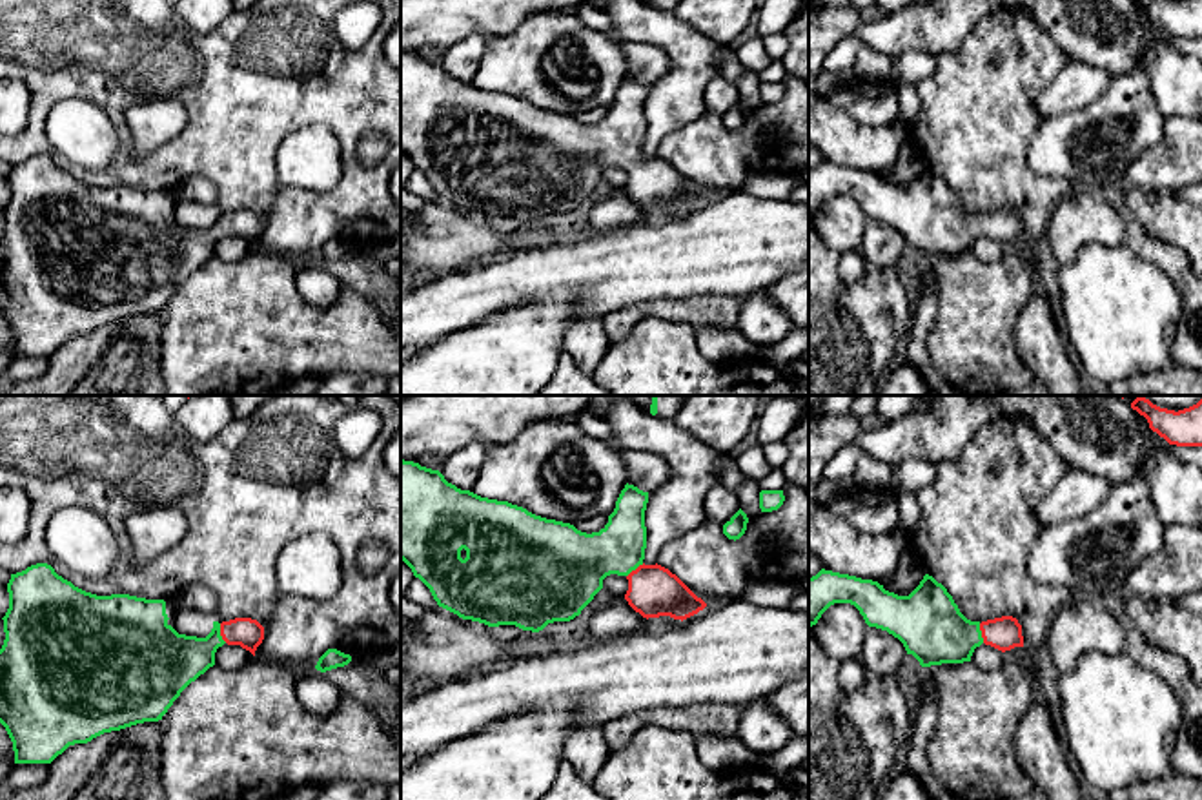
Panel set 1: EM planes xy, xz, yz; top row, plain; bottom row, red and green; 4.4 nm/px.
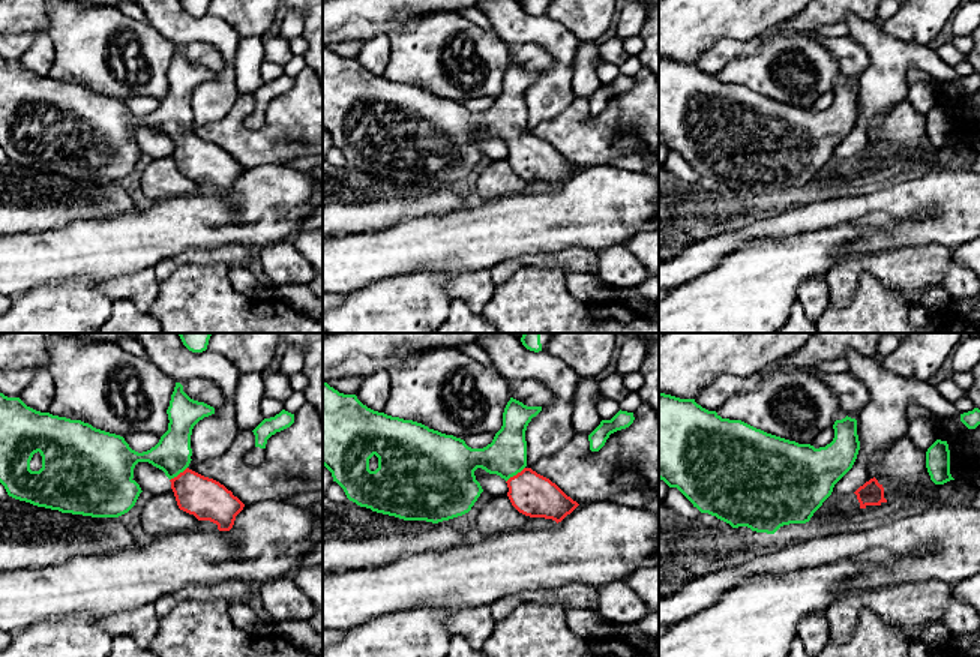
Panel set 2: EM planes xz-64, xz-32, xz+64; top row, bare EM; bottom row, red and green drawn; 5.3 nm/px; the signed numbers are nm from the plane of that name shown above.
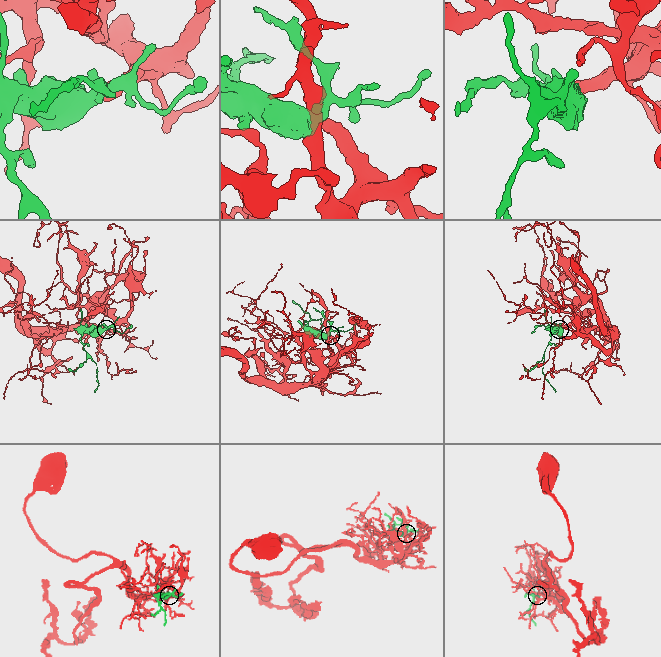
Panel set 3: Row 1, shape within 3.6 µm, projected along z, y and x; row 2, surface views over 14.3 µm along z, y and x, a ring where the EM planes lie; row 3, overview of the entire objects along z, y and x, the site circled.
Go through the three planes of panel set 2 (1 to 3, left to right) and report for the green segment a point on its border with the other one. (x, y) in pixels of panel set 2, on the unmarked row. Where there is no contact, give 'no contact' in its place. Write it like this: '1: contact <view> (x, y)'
1: contact xz-64 (179, 138)
2: contact xz-32 (517, 138)
3: no contact

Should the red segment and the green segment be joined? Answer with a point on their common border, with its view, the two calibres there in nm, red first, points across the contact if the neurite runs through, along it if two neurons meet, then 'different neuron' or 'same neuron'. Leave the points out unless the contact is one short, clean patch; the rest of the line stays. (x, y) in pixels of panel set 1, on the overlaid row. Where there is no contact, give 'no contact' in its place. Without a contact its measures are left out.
xy (221, 633) | 130/240 nm | across xy (248, 633), (221, 633), (197, 655), (172, 660) | same neuron

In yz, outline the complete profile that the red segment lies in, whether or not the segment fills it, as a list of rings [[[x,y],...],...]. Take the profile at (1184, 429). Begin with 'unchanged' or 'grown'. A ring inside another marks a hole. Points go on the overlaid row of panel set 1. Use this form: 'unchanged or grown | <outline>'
unchanged | [[[1138,395],[1131,408],[1144,415],[1149,428],[1177,446],[1202,446],[1202,399],[1184,410],[1167,410]]]

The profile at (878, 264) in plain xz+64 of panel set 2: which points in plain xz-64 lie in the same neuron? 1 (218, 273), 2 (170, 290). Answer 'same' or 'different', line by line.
1: different
2: different

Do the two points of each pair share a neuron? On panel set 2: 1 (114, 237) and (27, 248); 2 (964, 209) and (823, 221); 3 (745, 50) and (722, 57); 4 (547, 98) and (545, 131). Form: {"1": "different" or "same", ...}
{"1": "same", "2": "same", "3": "same", "4": "different"}

